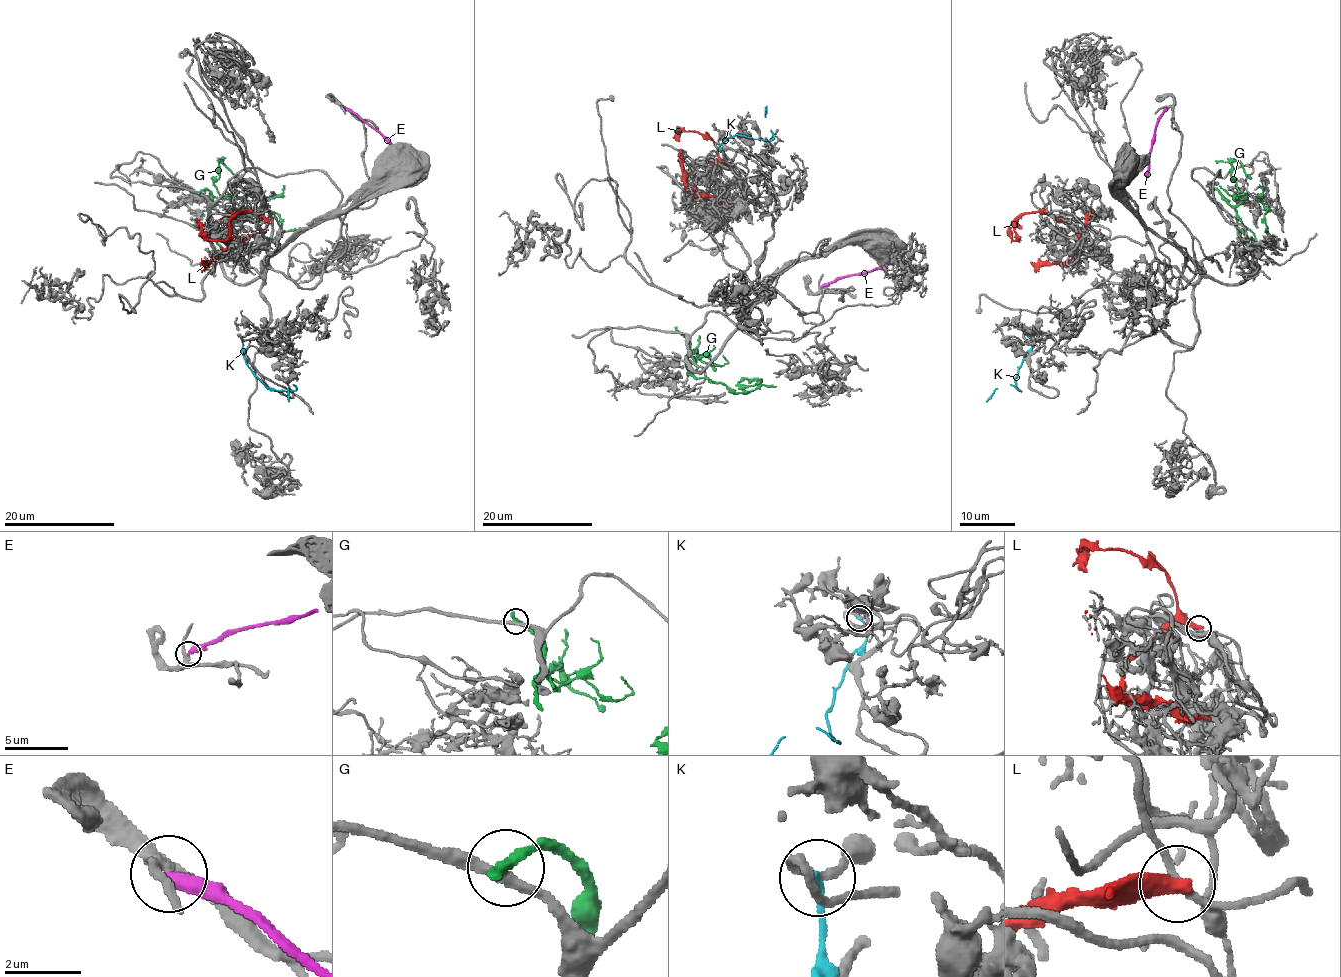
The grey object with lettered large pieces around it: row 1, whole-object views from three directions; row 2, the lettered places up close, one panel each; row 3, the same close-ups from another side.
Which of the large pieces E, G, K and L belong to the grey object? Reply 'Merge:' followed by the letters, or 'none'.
Merge: none

